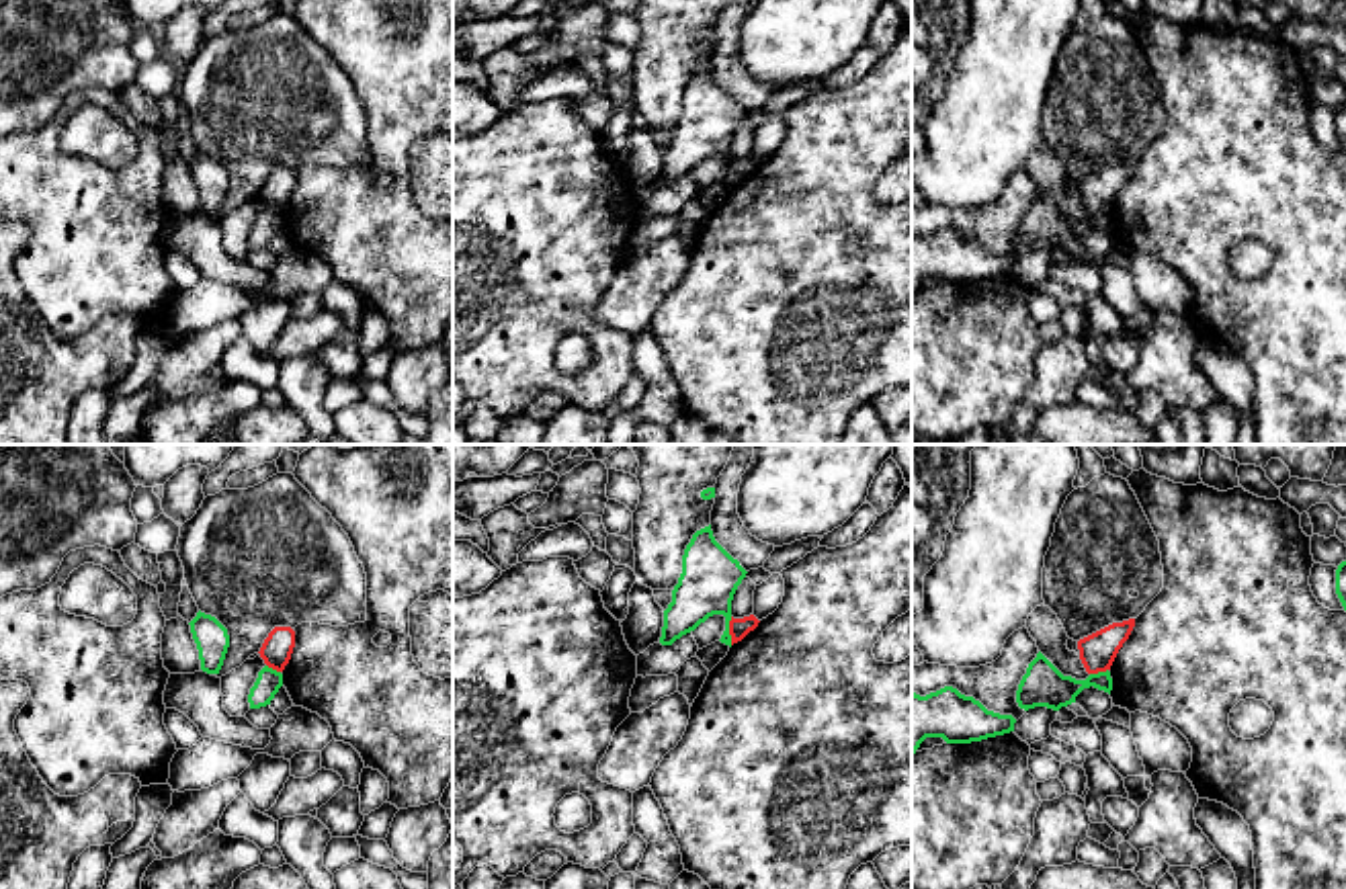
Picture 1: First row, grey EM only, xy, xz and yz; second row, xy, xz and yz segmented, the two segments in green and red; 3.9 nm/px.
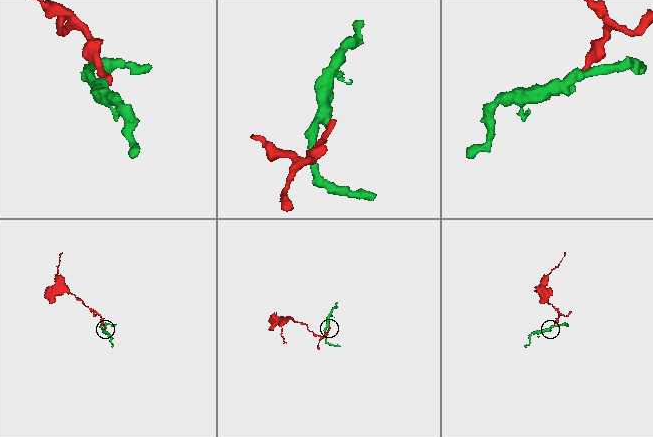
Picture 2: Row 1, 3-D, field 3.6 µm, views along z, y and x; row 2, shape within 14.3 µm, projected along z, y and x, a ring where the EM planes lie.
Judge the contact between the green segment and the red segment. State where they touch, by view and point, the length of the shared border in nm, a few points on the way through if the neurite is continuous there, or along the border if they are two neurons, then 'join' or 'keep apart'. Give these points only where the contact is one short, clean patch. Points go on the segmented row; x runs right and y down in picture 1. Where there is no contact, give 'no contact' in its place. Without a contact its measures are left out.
meets green in xz at (728, 631); contact 110 nm long; border along xz (732, 617), (730, 644); keep apart

